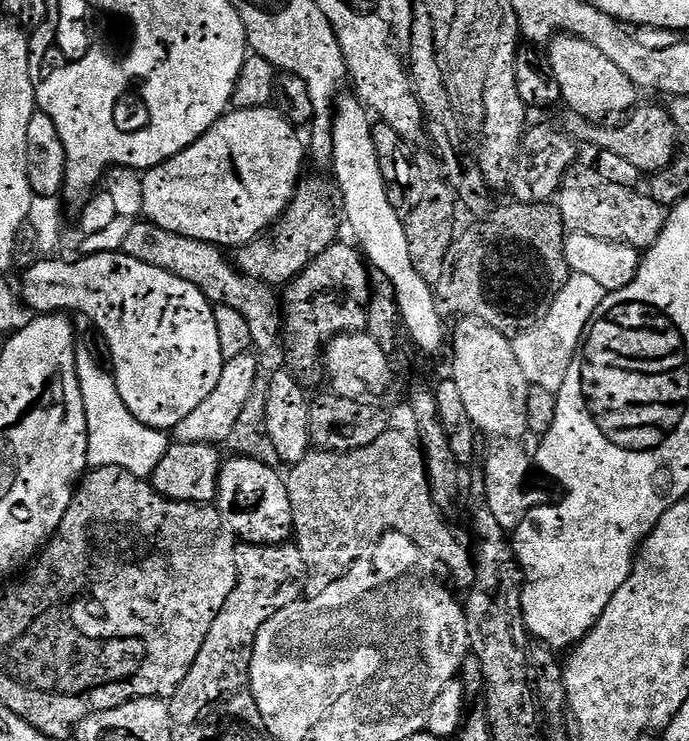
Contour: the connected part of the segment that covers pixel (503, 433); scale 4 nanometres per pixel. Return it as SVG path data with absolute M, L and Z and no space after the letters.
M461 316L455 322L456 329L453 332L451 329L450 332L450 344L452 340L452 352L456 355L456 361L452 364L450 378L462 394L462 403L466 406L466 414L470 414L472 425L476 427L477 433L484 435L485 432L488 438L523 441L529 435L526 422L526 394L530 385L526 374L522 374L522 366L518 366L518 358L514 358L512 340L494 326L473 316Z

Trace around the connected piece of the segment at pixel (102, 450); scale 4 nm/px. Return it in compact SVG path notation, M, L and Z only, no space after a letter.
M82 346L76 350L76 373L86 410L89 465L92 468L118 466L135 476L151 477L158 462L162 462L166 454L170 443L169 433L138 422L138 418L130 414L126 402L122 402L118 394L115 375L107 368L100 368L98 362L94 362L94 358L90 358L90 354Z

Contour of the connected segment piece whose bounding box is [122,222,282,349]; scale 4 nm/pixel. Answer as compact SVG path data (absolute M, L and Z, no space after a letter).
M136 222L133 223L130 234L126 234L122 251L130 258L138 258L138 262L146 262L146 266L158 266L158 270L166 270L198 286L213 305L234 306L234 310L238 310L238 314L246 318L253 345L257 349L272 348L275 344L277 347L282 332L282 308L277 293L269 284L242 275L235 263L229 257L227 260L224 257L227 255L217 245L191 240L182 234L170 234L170 230L162 230L147 222Z

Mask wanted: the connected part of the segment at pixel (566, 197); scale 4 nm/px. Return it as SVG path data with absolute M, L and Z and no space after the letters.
M573 166L573 168L564 175L564 180L560 183L560 191L554 197L554 207L560 212L560 221L564 223L565 229L569 233L581 232L582 234L590 234L590 238L602 238L610 242L618 242L619 244L629 244L632 248L647 250L652 247L652 243L662 234L664 223L669 218L666 208L659 205L647 191L637 190L636 188L623 188L622 186L614 186L610 182L606 182L602 178L602 174L598 174L595 167L580 168L581 166Z

